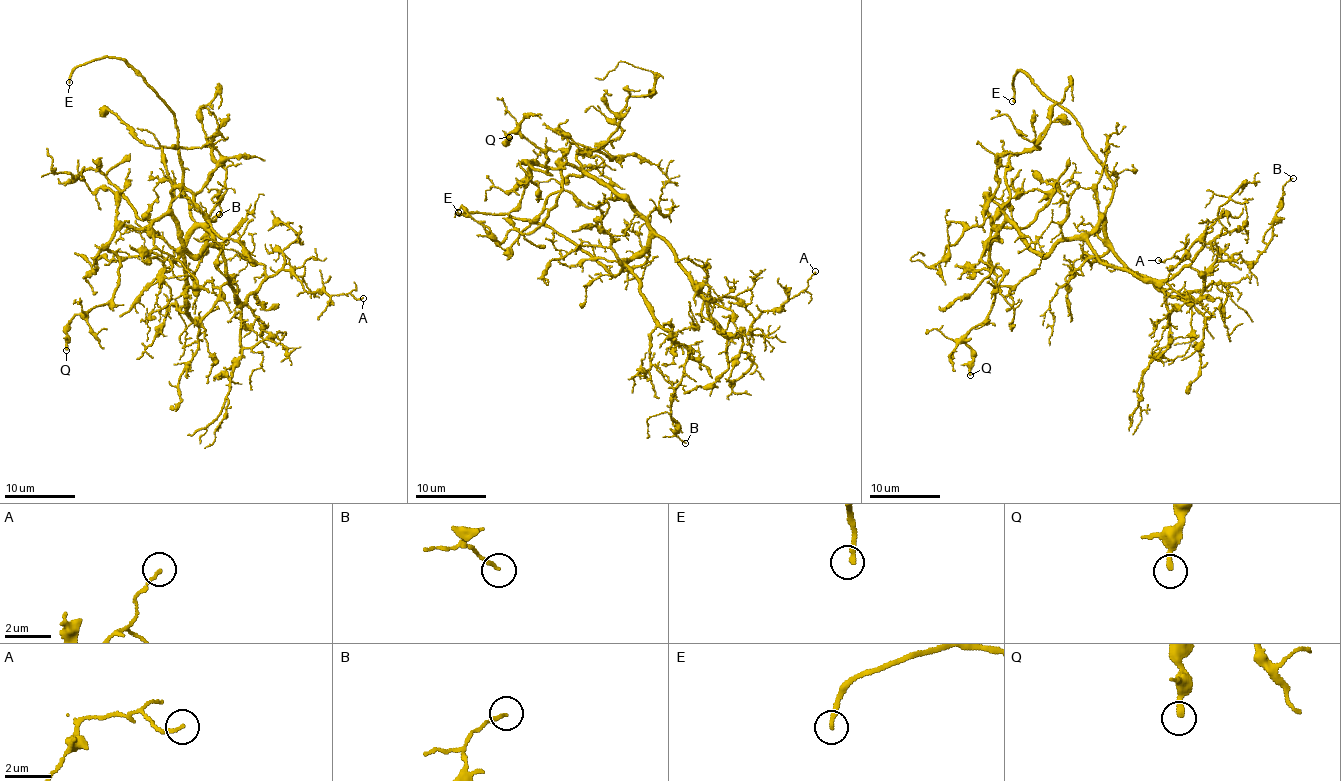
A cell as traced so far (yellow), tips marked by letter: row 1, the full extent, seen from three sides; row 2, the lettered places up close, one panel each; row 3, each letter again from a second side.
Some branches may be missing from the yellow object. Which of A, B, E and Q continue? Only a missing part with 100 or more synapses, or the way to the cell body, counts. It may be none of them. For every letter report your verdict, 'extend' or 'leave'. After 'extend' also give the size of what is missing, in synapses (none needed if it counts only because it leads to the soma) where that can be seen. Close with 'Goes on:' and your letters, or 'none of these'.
A: leave
B: leave
E: extend
Q: leave
Goes on: E

